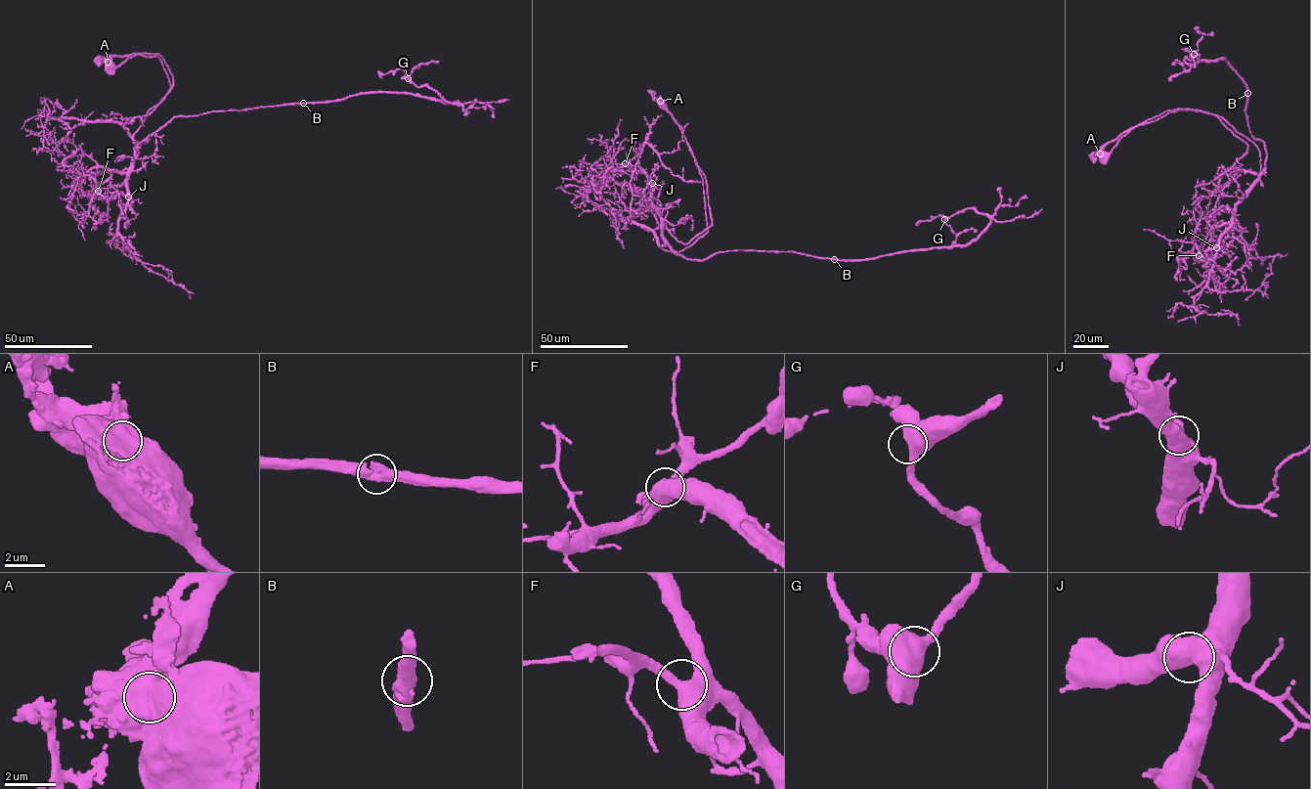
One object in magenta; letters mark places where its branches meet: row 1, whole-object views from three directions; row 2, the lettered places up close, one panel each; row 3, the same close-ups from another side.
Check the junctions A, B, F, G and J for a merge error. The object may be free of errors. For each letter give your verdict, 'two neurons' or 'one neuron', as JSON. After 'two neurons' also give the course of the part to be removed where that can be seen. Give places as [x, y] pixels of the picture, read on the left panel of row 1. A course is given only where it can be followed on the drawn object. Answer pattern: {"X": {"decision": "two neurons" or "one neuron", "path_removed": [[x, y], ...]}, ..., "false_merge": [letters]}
{"A": {"decision": "two neurons", "path_removed": [[108, 62], [113, 56], [157, 53], [172, 74], [173, 86], [163, 99], [148, 114], [125, 123], [129, 129]]}, "B": {"decision": "one neuron"}, "F": {"decision": "one neuron"}, "G": {"decision": "one neuron"}, "J": {"decision": "one neuron"}, "false_merge": ["A"]}

